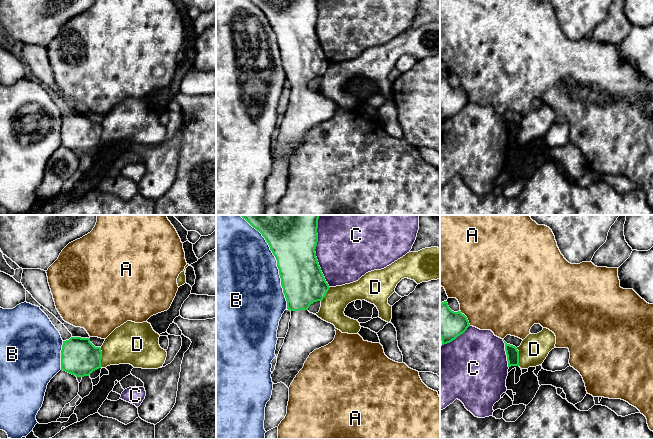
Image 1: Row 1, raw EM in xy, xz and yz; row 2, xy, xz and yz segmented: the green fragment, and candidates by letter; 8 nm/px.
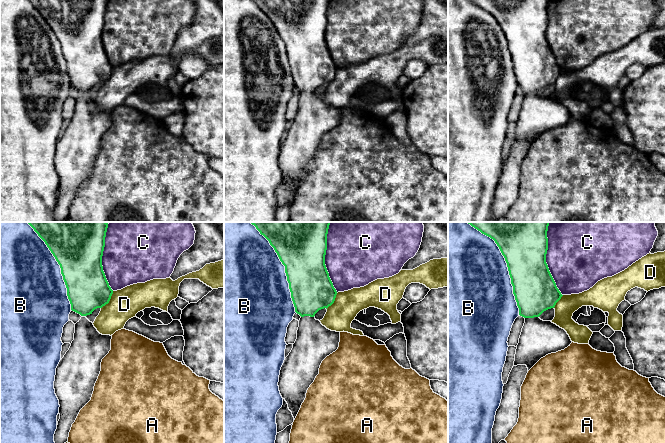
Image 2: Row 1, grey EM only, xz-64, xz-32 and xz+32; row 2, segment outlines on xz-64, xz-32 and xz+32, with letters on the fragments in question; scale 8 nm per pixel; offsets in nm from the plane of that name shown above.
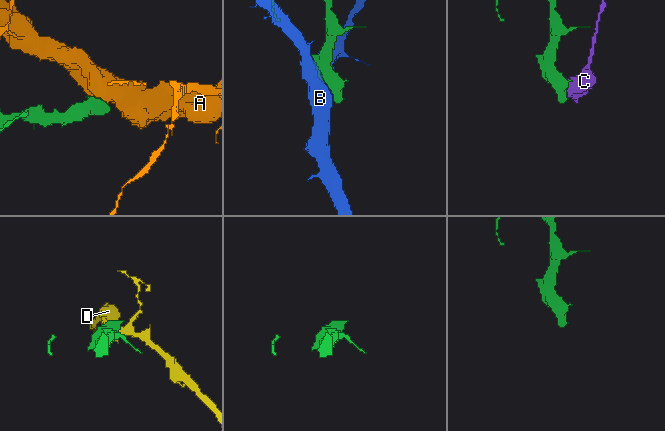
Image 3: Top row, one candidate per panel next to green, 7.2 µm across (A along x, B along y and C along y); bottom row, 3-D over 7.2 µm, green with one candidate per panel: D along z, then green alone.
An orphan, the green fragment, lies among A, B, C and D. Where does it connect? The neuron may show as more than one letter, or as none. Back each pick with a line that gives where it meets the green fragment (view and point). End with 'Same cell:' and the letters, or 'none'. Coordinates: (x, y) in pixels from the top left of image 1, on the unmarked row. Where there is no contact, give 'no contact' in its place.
Same cell: none

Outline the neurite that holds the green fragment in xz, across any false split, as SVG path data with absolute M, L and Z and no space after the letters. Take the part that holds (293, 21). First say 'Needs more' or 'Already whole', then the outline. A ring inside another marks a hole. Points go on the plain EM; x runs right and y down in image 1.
Needs more. M318 0L250 1L262 10L277 36L287 85L291 87L289 105L277 132L275 146L271 150L274 160L282 158L289 164L309 131L314 126L331 119L336 111L336 104L333 100L308 87L311 80L323 76L330 64L321 47L315 28L318 18Z

